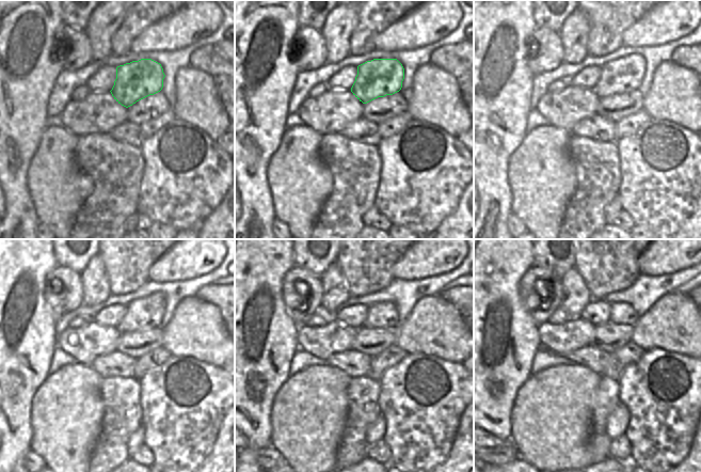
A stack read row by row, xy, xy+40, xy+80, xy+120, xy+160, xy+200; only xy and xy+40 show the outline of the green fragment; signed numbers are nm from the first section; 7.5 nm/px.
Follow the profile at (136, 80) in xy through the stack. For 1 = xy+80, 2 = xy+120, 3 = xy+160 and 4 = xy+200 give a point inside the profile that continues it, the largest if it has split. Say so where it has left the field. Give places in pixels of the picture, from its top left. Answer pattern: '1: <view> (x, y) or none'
1: xy+80 (624, 75)
2: xy+120 (145, 313)
3: xy+160 (382, 314)
4: xy+200 (621, 312)

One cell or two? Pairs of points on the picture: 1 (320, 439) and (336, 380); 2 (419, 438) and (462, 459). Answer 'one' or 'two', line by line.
1: one
2: two

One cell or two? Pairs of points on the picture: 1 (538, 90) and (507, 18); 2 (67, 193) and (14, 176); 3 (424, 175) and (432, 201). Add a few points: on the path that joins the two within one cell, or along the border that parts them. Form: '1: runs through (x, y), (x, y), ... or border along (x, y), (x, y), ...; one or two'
1: border along (535, 76), (529, 104); two
2: border along (32, 155), (27, 171), (27, 189), (32, 204); two
3: runs through (424, 182), (424, 192), (426, 194); one

